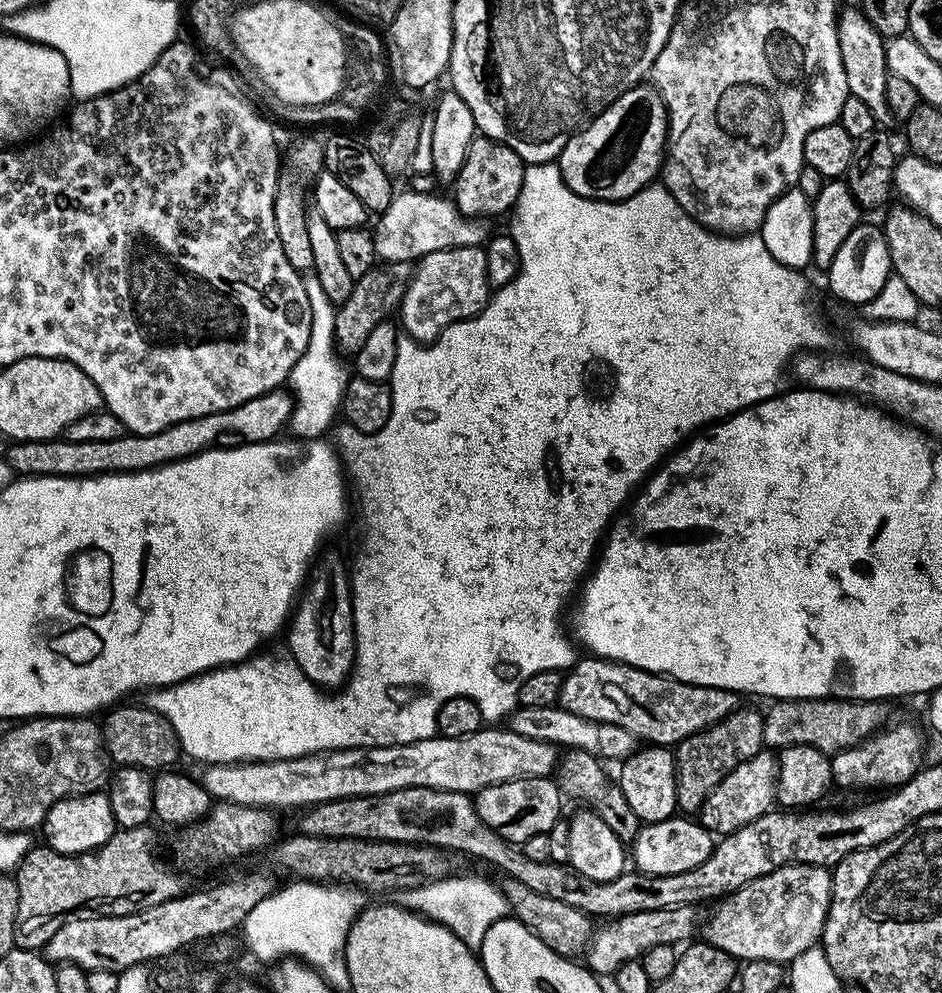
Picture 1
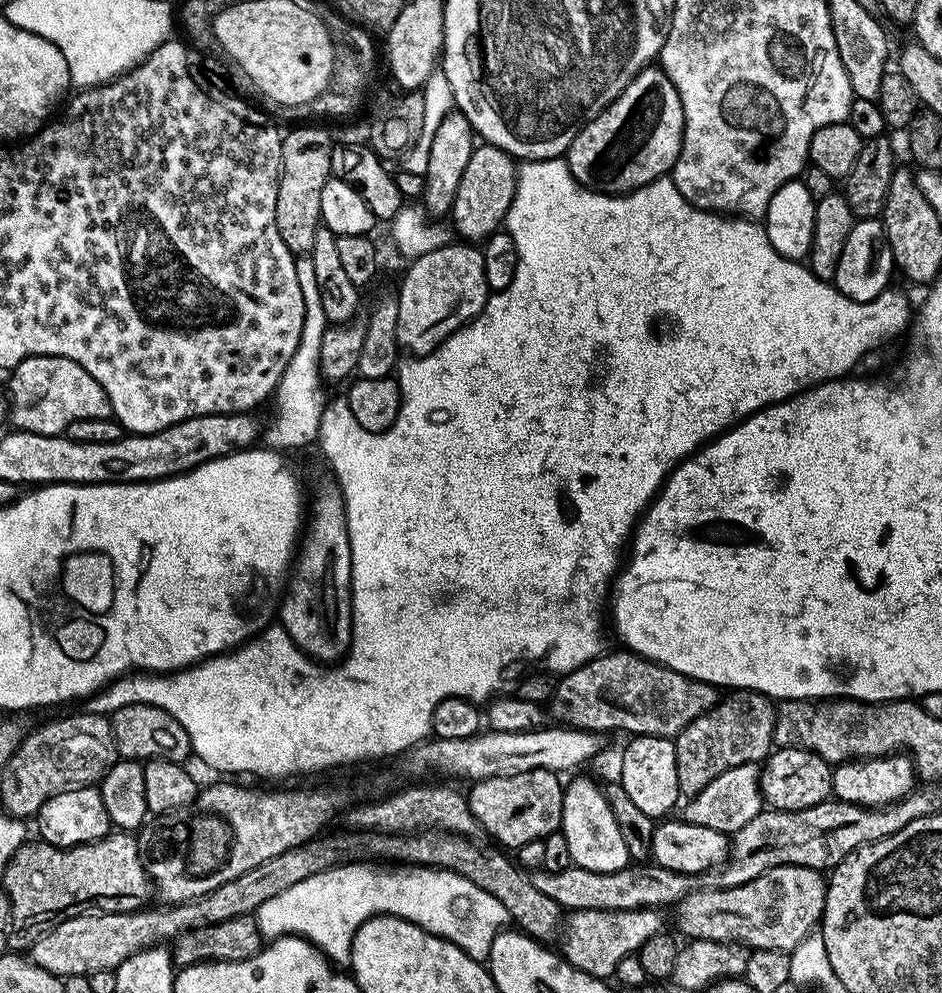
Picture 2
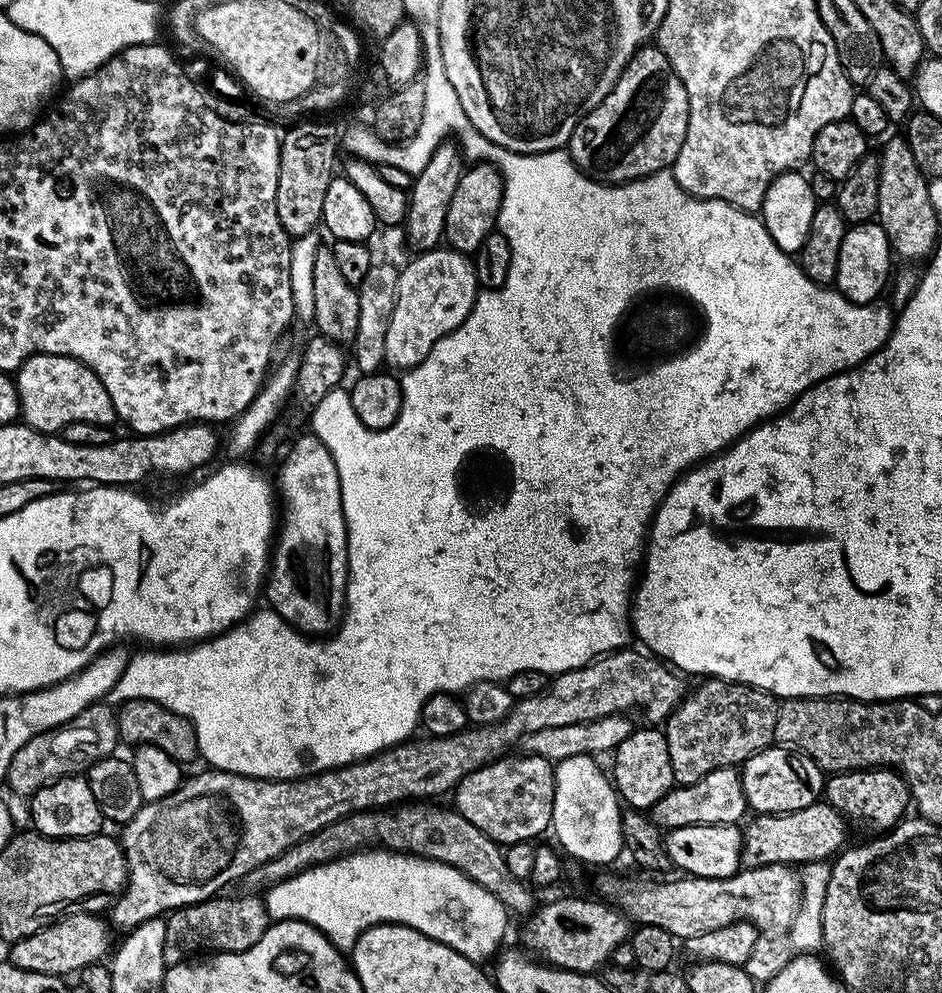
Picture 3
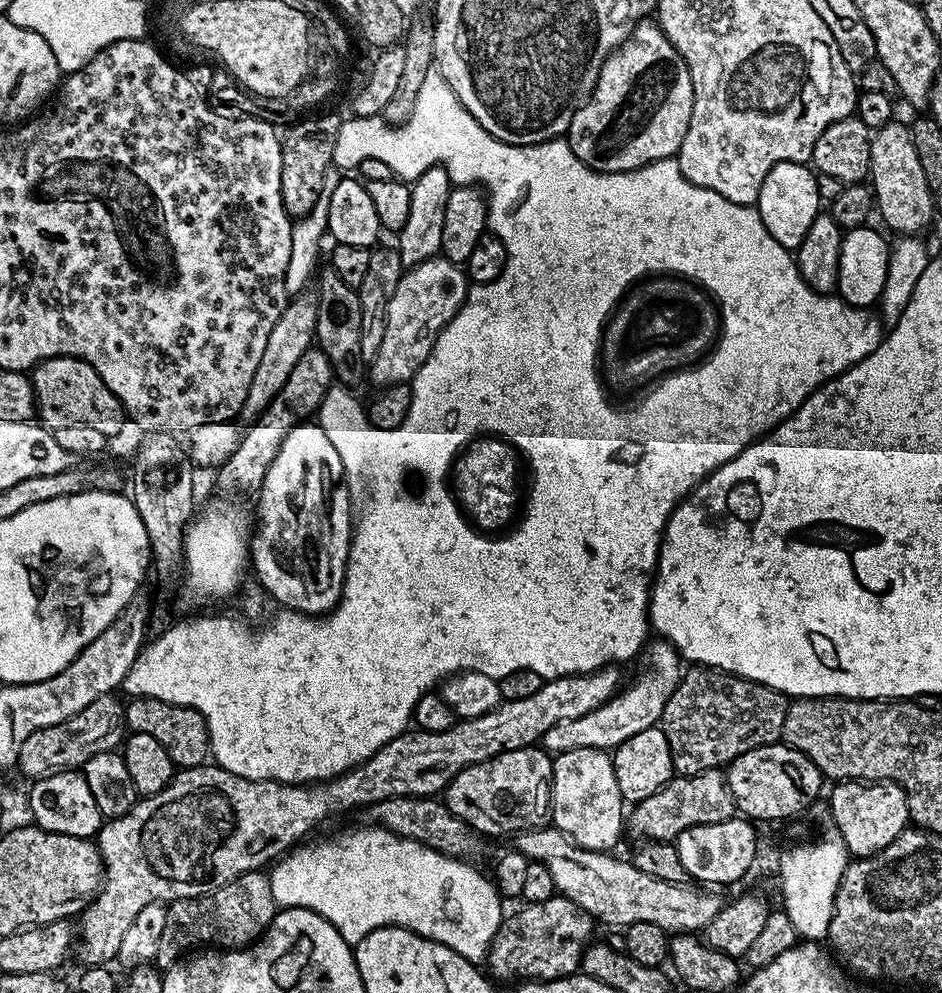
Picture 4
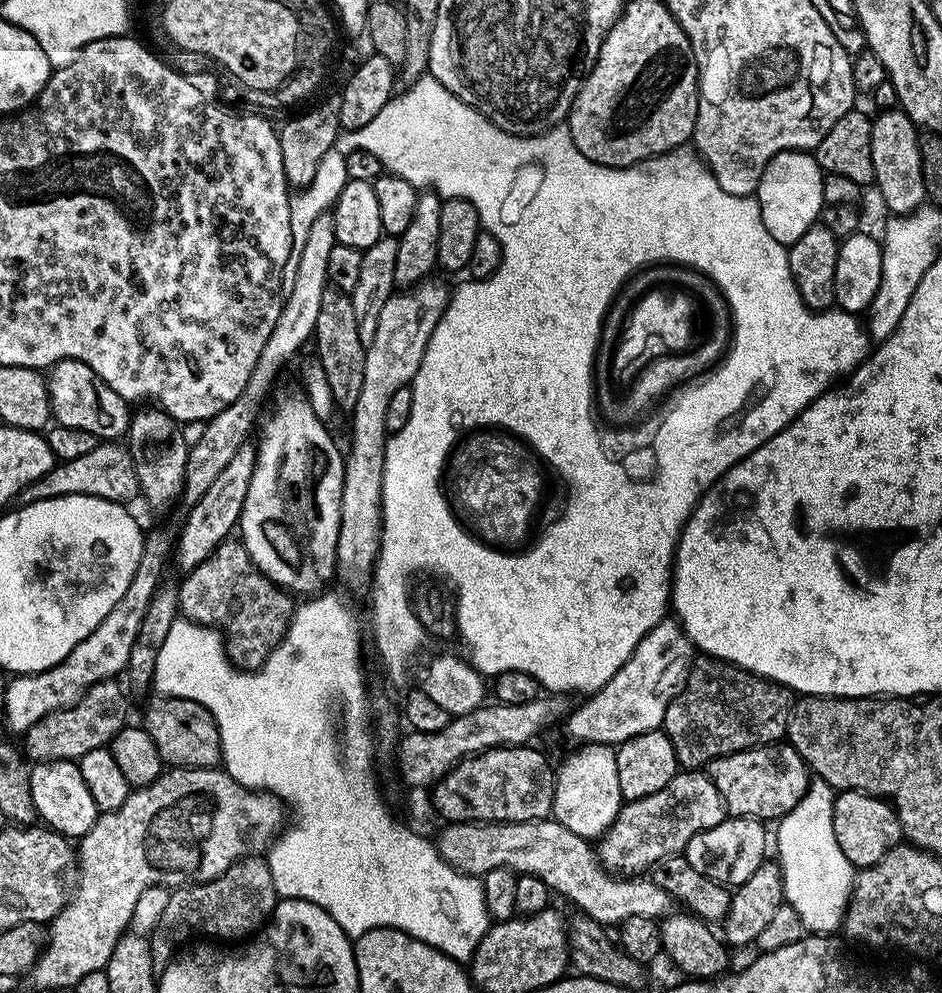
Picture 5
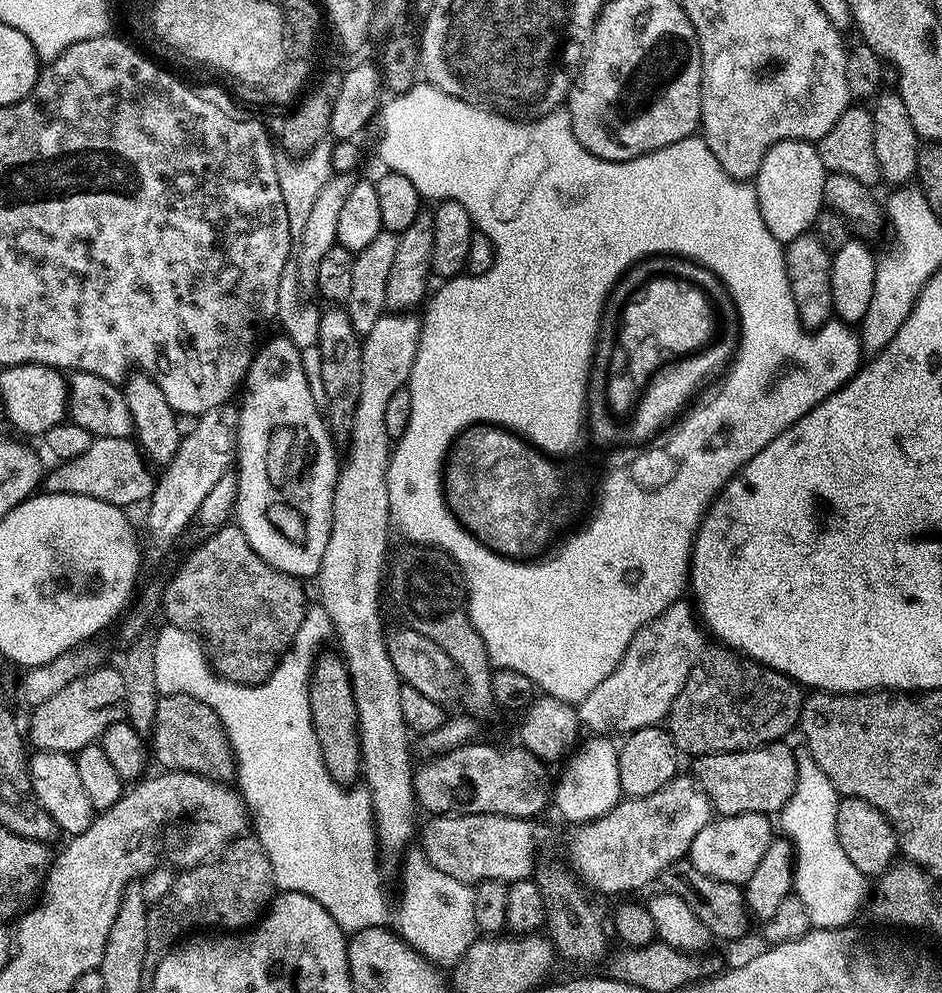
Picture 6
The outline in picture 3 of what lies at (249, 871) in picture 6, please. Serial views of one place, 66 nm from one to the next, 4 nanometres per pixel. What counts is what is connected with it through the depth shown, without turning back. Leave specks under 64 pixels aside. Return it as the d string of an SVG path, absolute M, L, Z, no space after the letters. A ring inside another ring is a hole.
M228 894L177 908L166 920L166 946L162 946L165 965L182 964L197 954L213 952L241 952L250 950L266 934L270 917L268 907L256 894L243 894L231 900Z

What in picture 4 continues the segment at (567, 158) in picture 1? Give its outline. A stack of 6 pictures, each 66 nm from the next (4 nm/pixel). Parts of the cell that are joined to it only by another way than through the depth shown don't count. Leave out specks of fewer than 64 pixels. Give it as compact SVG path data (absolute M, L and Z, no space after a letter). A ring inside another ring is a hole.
M645 18L632 27L619 48L615 48L606 58L596 89L574 114L566 139L576 157L596 172L638 170L659 160L673 159L679 153L690 126L693 106L694 86L682 54L678 54L670 38L666 38L659 23Z

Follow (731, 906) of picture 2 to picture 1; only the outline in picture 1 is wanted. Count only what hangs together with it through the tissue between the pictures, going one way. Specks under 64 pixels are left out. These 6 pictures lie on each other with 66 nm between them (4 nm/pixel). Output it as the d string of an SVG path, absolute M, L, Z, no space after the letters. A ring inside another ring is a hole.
M787 864L778 870L774 870L770 874L766 874L762 878L754 878L754 882L750 882L746 886L742 886L737 892L730 896L723 897L715 905L716 913L708 920L708 925L703 925L702 936L709 944L713 944L718 950L722 950L726 954L730 954L737 962L747 962L749 960L765 960L766 962L778 962L782 965L787 965L794 958L798 958L798 954L802 954L806 950L817 947L821 943L824 935L824 923L828 917L830 910L830 902L832 901L832 874L827 868L819 868L813 864Z

